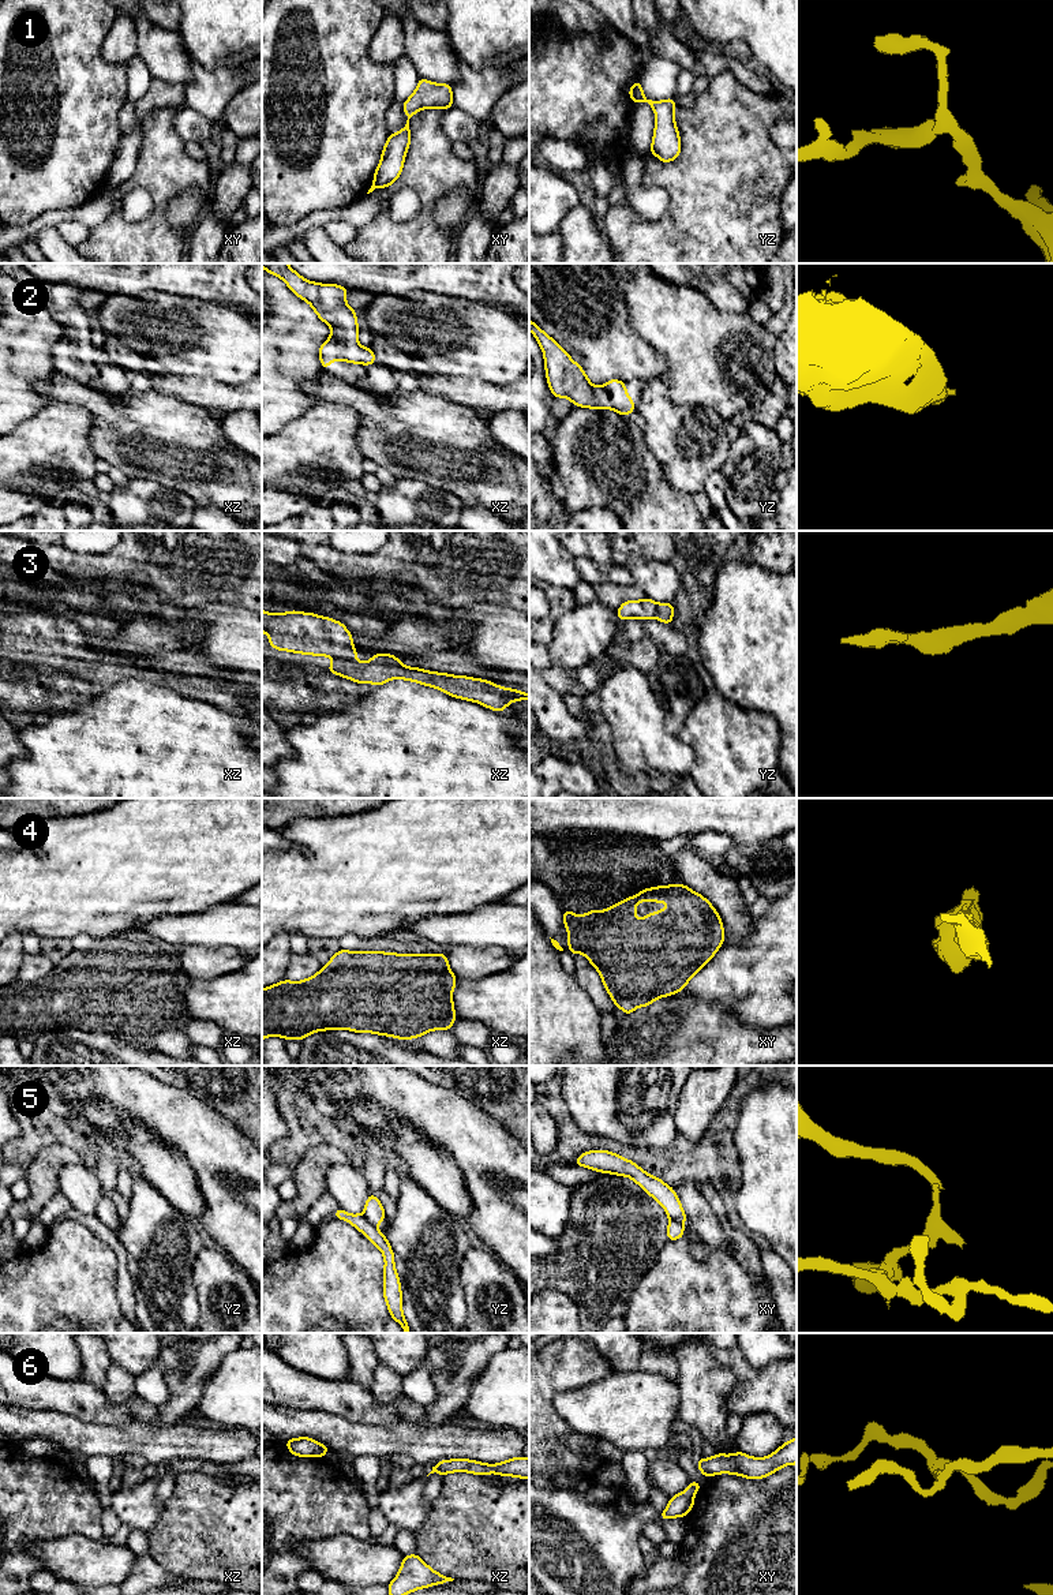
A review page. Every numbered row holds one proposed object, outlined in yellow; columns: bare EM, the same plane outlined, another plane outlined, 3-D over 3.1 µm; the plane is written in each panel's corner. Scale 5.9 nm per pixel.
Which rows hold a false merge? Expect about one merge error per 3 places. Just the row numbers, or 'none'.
5

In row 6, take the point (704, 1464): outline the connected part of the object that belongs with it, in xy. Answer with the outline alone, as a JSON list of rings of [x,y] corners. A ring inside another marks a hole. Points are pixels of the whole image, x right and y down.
[[[797,1437],[767,1457],[752,1457],[738,1450],[734,1454],[716,1453],[711,1459],[700,1459],[696,1463],[702,1476],[732,1474],[746,1479],[764,1479],[784,1465],[797,1464]]]

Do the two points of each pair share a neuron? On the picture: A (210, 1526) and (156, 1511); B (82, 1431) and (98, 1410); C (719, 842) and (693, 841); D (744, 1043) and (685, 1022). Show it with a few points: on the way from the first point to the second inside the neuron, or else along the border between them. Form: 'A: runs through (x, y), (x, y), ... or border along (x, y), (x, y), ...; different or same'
A: border along (165, 1505), (165, 1511), (156, 1524); different
B: border along (57, 1411), (86, 1422), (120, 1423); different
C: runs through (712, 842), (700, 842); same
D: runs through (729, 1043), (705, 1043), (700, 1037); same

